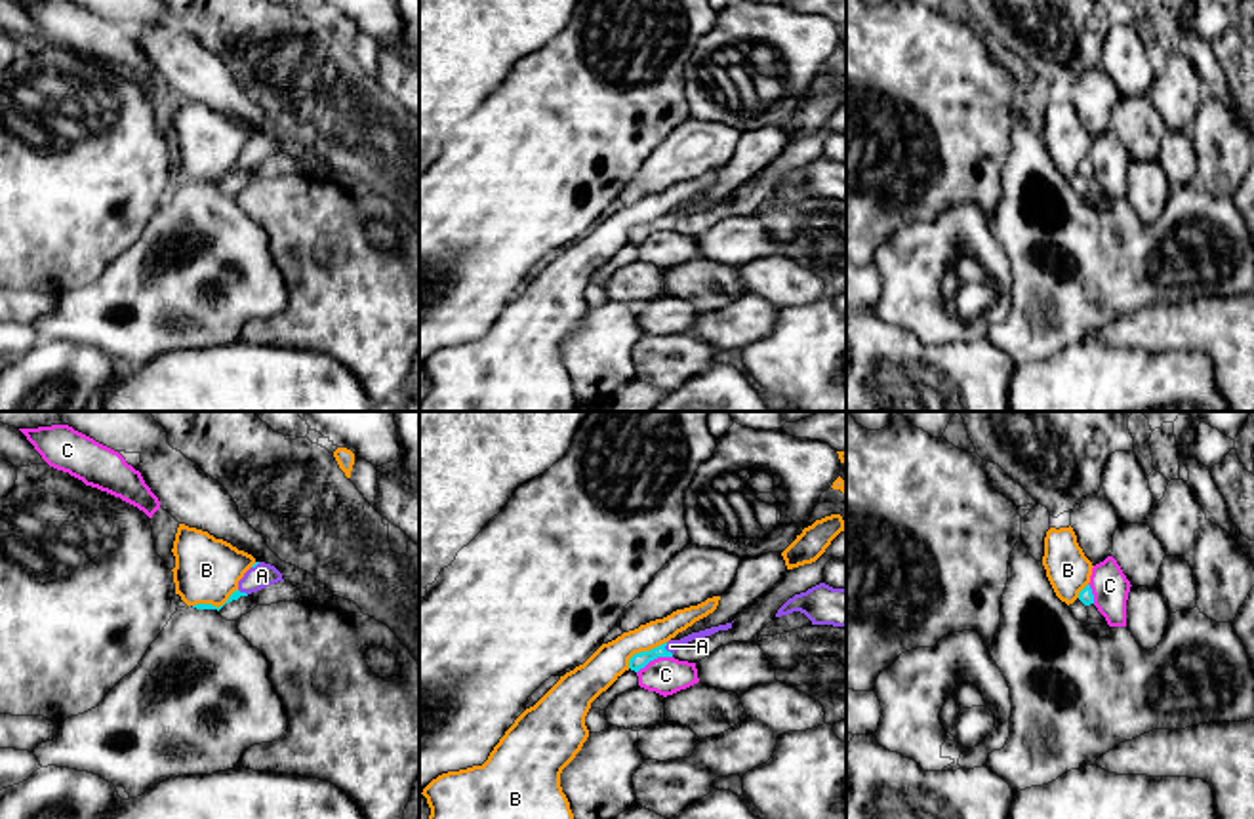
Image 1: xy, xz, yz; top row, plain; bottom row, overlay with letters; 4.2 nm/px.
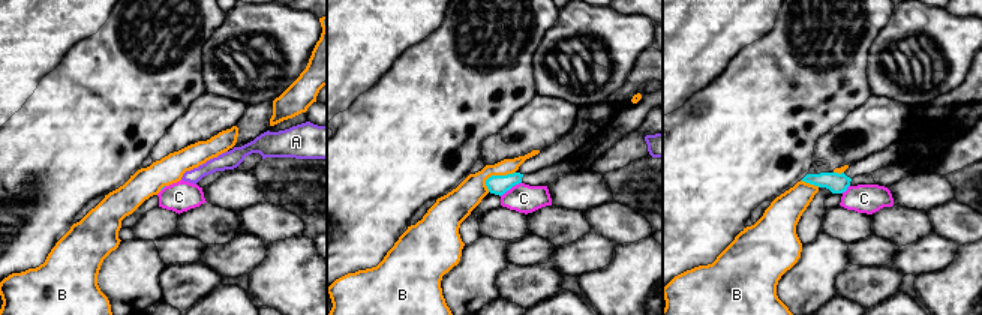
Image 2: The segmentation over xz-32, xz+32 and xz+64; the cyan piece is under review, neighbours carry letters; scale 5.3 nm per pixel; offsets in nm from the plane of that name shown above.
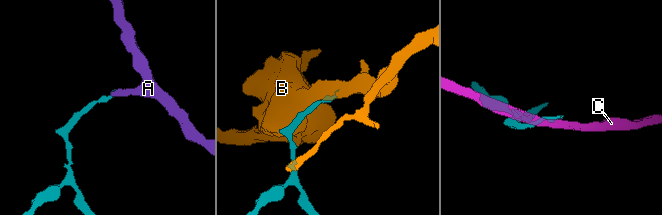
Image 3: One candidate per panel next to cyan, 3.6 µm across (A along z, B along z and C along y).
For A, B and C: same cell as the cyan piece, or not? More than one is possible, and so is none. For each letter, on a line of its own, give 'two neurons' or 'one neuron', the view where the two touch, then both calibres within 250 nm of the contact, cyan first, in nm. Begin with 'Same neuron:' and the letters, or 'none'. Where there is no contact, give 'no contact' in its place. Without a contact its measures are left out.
Same neuron: A
A: one neuron; contact in xz; calibres 70 and 50 nm
B: two neurons; contact in xy; calibres 40 and 280 nm
C: two neurons; contact in xz; calibres 70 and 160 nm

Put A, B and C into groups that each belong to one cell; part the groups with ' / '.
A / B / C

